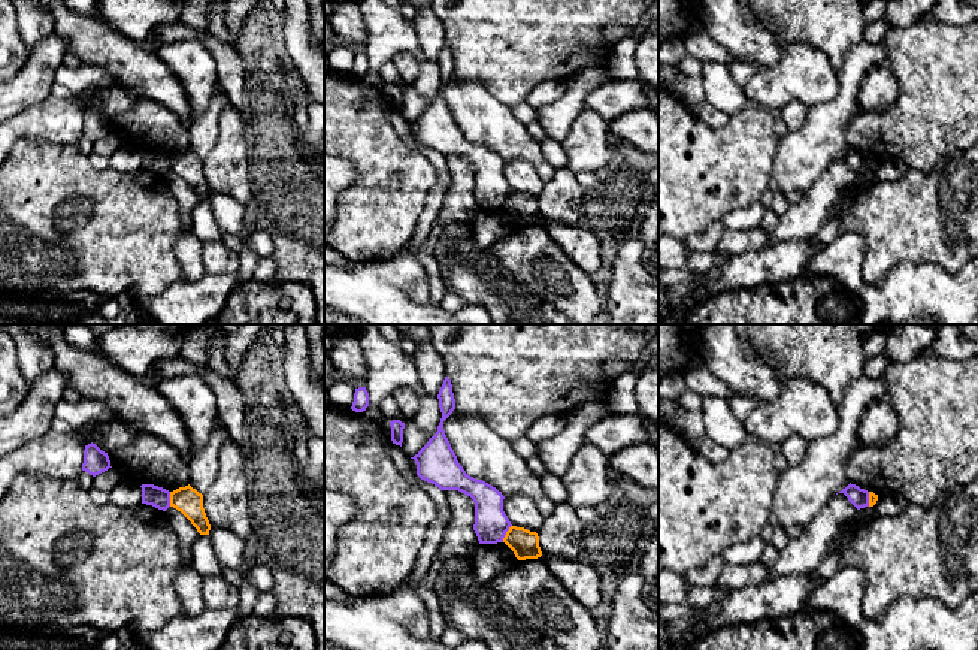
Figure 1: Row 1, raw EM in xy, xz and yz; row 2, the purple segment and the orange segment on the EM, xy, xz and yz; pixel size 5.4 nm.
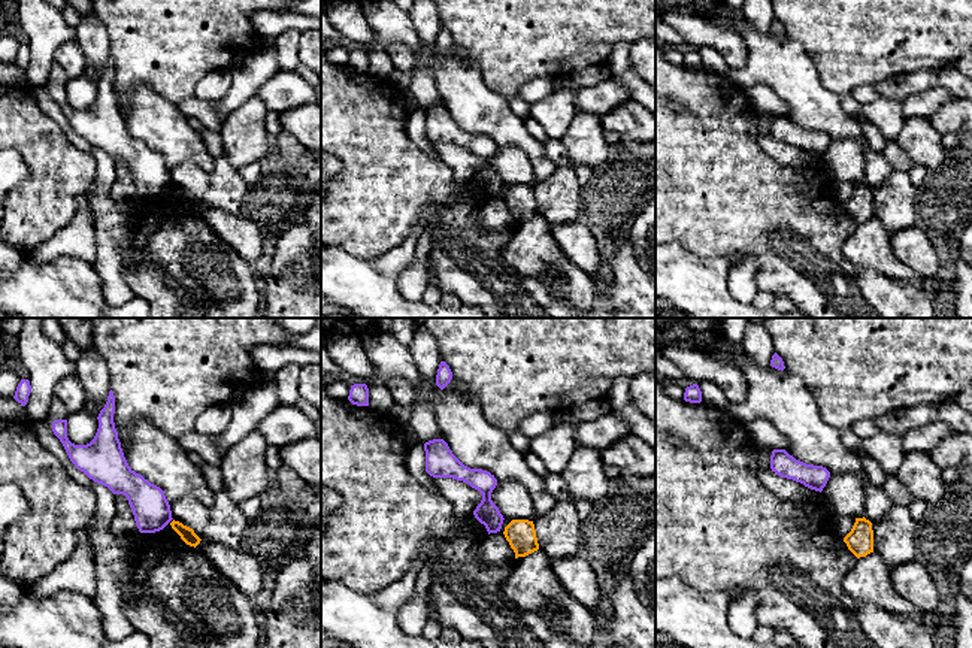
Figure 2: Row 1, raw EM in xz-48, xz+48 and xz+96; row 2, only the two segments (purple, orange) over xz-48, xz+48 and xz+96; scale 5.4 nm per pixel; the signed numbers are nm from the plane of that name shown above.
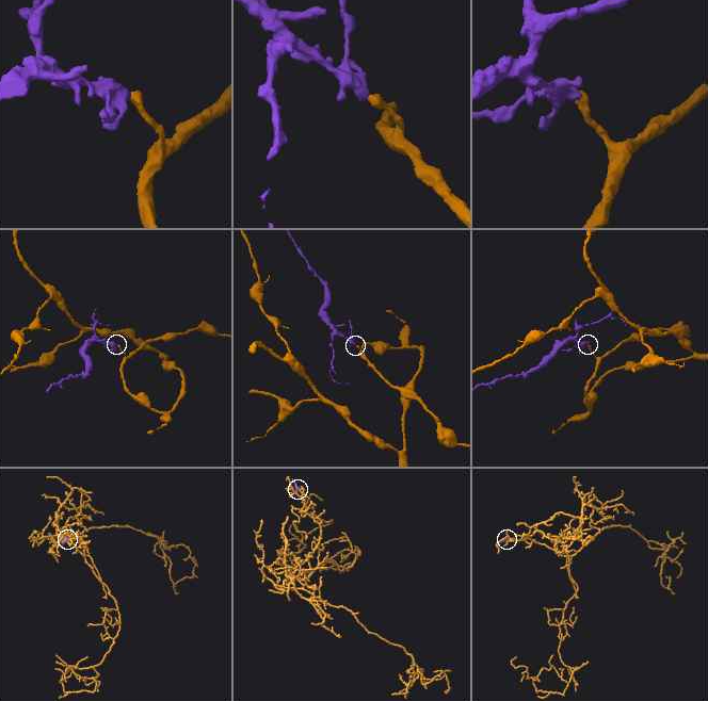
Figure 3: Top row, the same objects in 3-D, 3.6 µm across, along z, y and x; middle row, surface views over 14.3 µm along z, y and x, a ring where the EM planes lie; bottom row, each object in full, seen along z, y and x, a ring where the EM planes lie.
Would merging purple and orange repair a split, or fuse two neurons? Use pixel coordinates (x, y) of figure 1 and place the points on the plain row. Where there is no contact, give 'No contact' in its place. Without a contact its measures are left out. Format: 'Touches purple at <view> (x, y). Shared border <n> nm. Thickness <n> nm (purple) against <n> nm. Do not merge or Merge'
Touches purple at xz (505, 199). Shared border 110 nm. Thickness 180 nm (purple) against 150 nm. Do not merge

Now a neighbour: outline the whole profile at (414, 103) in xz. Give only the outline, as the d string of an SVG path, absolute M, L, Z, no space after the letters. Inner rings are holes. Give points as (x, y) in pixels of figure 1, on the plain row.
M408 85L403 94L403 117L409 123L414 123L427 108L429 103L426 102L426 99L412 85Z

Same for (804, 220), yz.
M844 158L829 164L815 182L803 193L802 200L788 205L778 224L769 232L772 244L814 239L830 208L857 184L857 173Z

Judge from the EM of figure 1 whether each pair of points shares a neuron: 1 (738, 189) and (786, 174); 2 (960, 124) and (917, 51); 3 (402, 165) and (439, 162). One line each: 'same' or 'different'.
1: different
2: same
3: different

